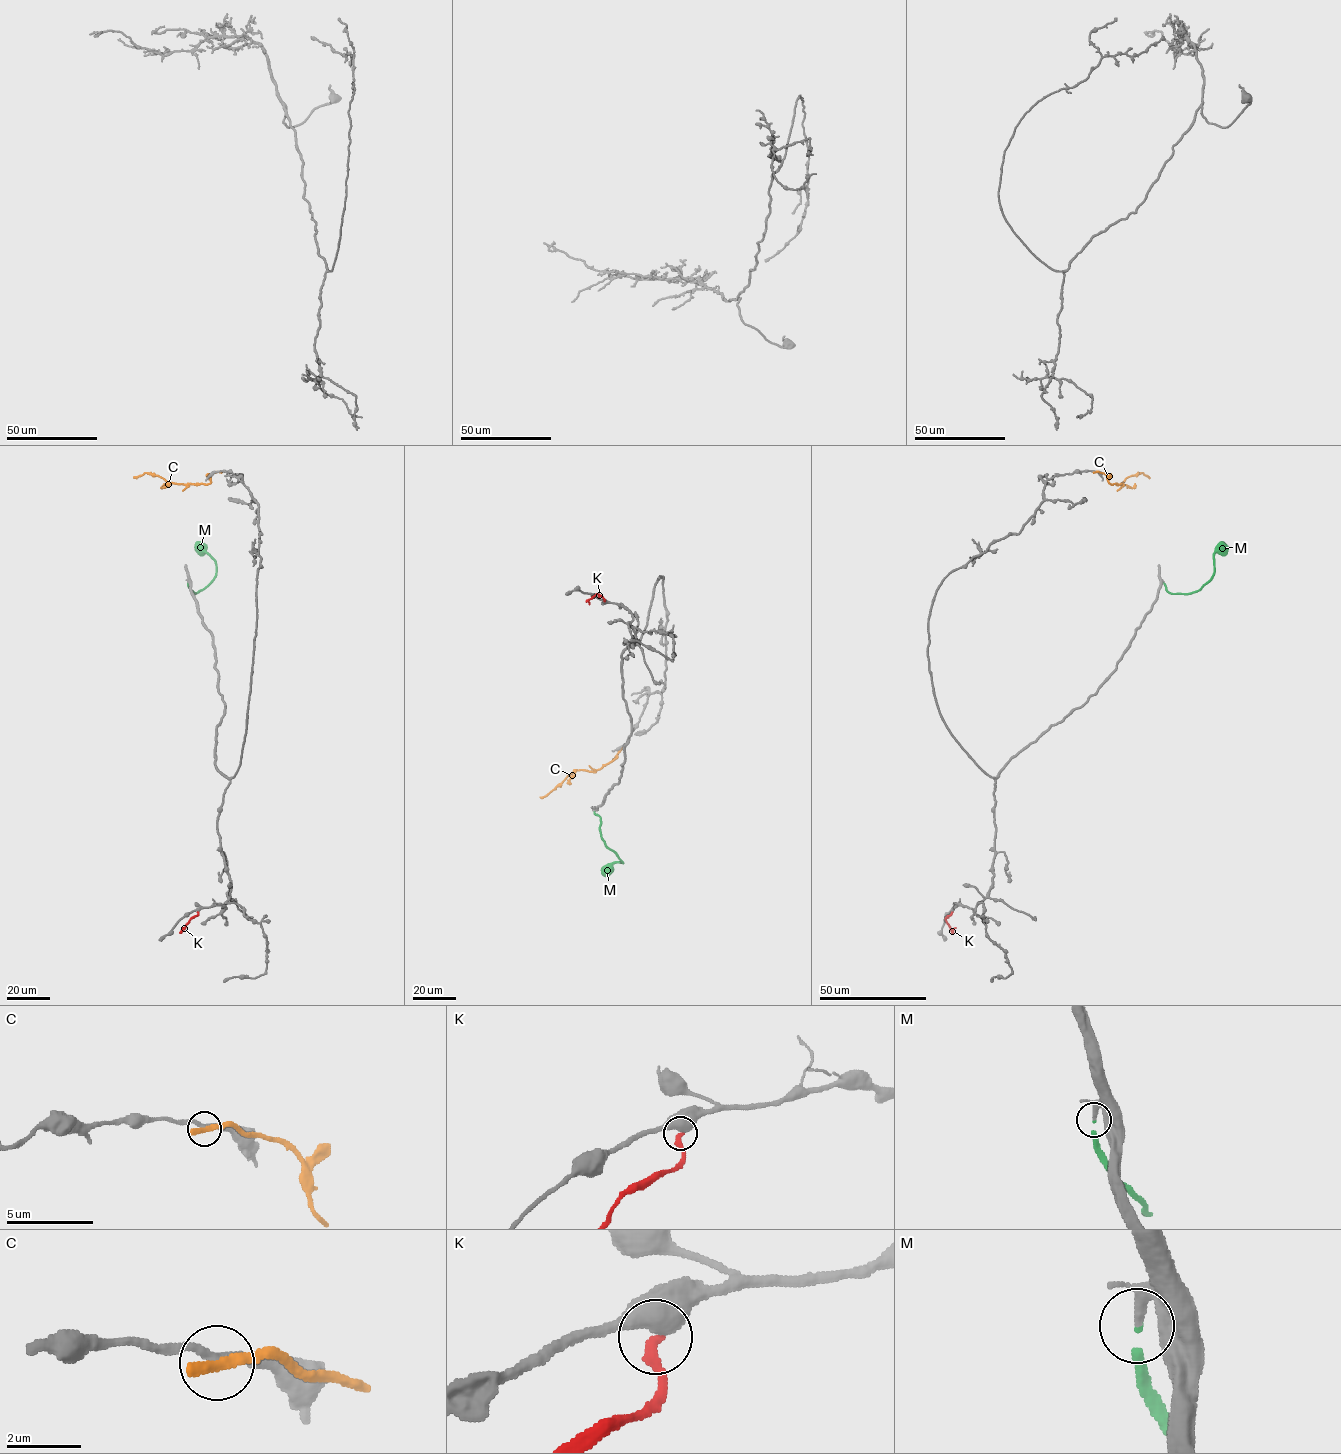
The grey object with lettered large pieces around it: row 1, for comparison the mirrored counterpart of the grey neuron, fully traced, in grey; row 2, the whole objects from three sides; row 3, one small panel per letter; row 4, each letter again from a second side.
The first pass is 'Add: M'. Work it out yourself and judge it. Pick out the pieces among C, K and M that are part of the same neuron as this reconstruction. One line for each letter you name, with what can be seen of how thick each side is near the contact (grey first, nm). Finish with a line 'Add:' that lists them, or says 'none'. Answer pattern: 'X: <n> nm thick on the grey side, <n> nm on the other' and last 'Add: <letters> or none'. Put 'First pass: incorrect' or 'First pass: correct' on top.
First pass: correct
M: 280 nm thick on the grey side, 150 nm on the other
Add: M

